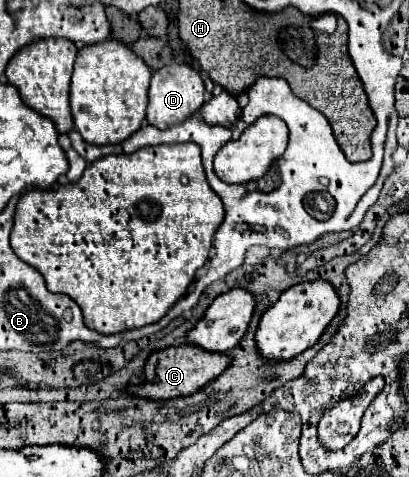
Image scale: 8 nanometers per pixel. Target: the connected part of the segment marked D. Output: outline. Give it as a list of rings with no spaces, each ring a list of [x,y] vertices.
[[[171,63],[165,65],[165,69],[159,69],[153,73],[151,87],[149,87],[149,107],[147,107],[147,121],[149,125],[157,129],[167,129],[171,125],[183,123],[187,117],[197,113],[205,101],[205,85],[201,75],[189,67]]]

